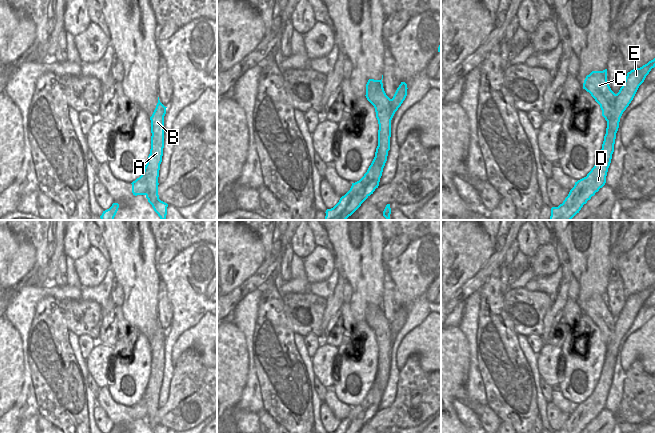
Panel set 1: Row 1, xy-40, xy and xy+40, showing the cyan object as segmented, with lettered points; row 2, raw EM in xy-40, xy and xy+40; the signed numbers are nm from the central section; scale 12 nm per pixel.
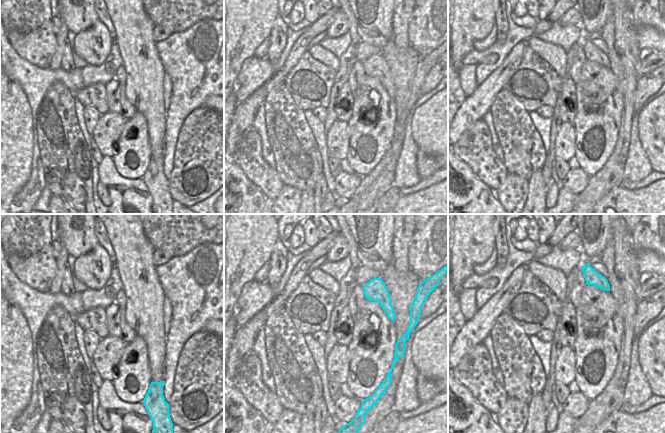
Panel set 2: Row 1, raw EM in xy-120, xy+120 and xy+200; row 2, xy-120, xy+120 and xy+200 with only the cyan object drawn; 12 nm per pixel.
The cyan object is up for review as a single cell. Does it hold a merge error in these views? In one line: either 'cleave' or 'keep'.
cleave

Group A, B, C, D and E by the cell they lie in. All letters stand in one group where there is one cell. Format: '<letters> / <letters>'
A B C / D E

